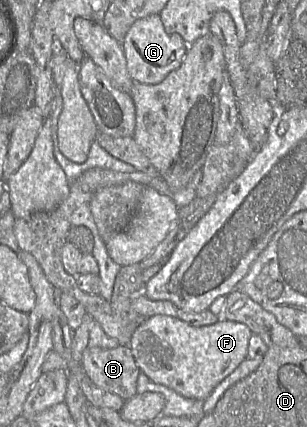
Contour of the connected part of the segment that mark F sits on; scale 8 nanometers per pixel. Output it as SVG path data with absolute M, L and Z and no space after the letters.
M155 315L143 318L132 334L129 347L136 365L152 382L169 387L186 398L205 400L224 378L247 359L252 334L245 324L222 317L212 325L194 327L176 316Z

